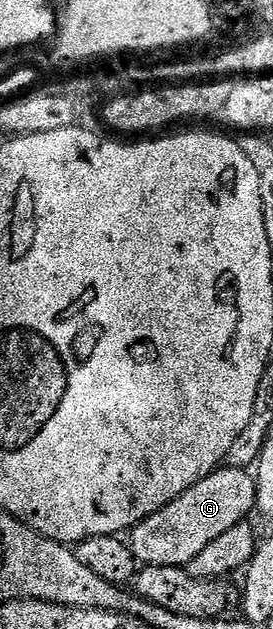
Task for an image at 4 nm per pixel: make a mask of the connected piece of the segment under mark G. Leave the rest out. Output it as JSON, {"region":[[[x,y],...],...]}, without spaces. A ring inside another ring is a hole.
{"region":[[[222,466],[212,475],[199,480],[178,499],[171,500],[162,511],[156,511],[149,519],[132,528],[131,546],[133,558],[138,564],[186,568],[211,541],[246,522],[244,519],[249,511],[251,515],[256,505],[256,481],[243,468],[229,466]]]}

